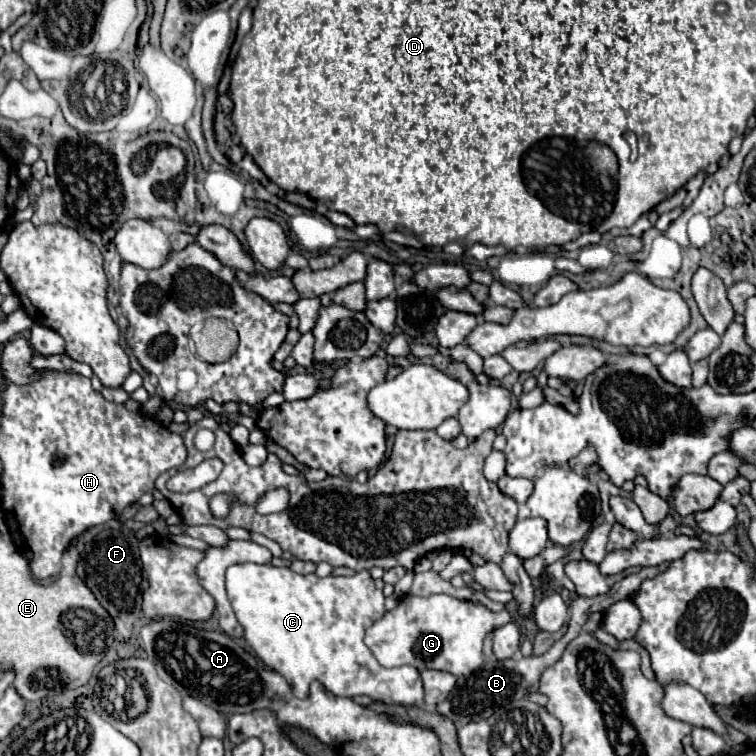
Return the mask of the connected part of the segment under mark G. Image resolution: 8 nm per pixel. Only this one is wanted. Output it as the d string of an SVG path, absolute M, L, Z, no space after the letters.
M408 594L398 602L394 610L386 612L366 630L364 642L376 660L386 668L410 664L418 670L434 668L454 676L466 676L478 670L484 662L484 636L492 628L504 626L508 622L510 614L506 610L492 612L482 604L450 598L448 594L434 594L426 598Z

